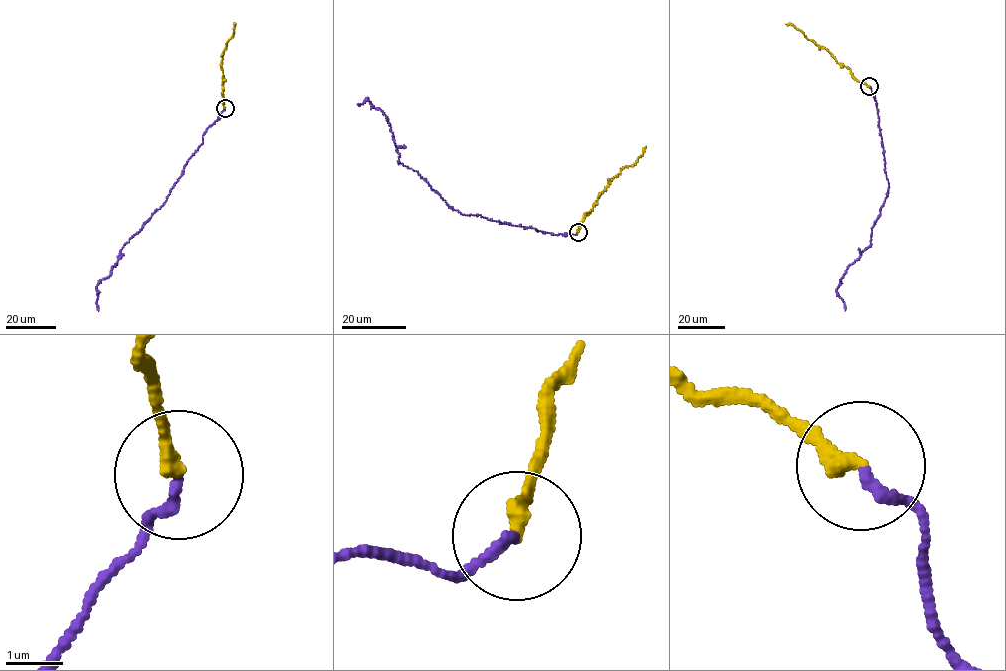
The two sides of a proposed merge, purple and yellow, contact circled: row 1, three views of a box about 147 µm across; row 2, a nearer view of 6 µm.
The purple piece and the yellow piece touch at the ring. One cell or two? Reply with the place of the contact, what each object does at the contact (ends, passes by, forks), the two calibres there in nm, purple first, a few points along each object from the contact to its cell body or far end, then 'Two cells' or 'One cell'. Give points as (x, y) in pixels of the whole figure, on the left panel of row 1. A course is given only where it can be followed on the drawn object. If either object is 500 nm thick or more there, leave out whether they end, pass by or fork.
Place: (225, 108). At the ring purple ends. At the ring yellow ends. Thickness 180 nm (purple) against 280 nm. Course of purple: (224, 108), (203, 136), (203, 143), (188, 160), (164, 204), (130, 238), (110, 275), (96, 286), (98, 311). Course of yellow: (224, 108), (221, 64), (235, 23). Two cells

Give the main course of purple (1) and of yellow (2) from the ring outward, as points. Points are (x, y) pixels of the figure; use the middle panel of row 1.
1: (577, 233), (551, 234), (451, 208), (415, 170), (398, 163), (386, 116), (368, 99), (358, 103)
2: (577, 233), (579, 223), (610, 180), (620, 169), (636, 162), (645, 147)

